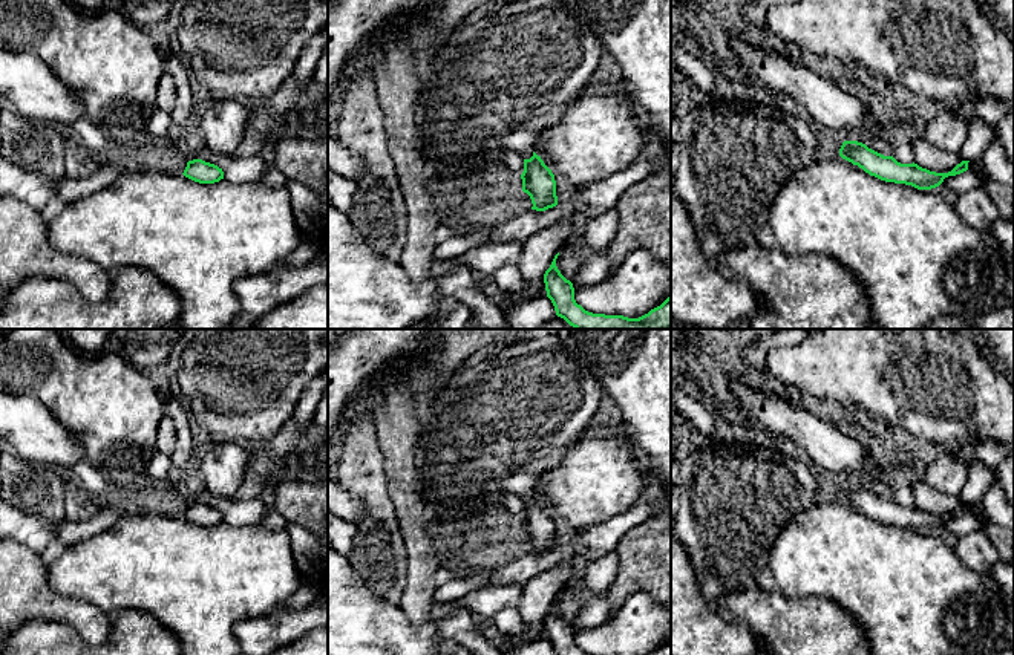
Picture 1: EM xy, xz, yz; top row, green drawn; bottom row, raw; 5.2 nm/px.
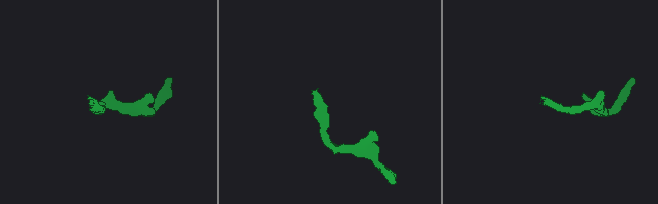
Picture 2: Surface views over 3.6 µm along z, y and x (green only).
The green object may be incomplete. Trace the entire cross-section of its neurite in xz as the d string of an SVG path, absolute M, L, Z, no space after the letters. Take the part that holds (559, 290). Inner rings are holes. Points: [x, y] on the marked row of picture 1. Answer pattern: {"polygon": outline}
{"polygon": "M559 253L544 274L545 291L554 306L556 315L574 329L671 329L671 295L660 306L639 318L585 311L574 300L573 283L558 269L558 256Z"}

